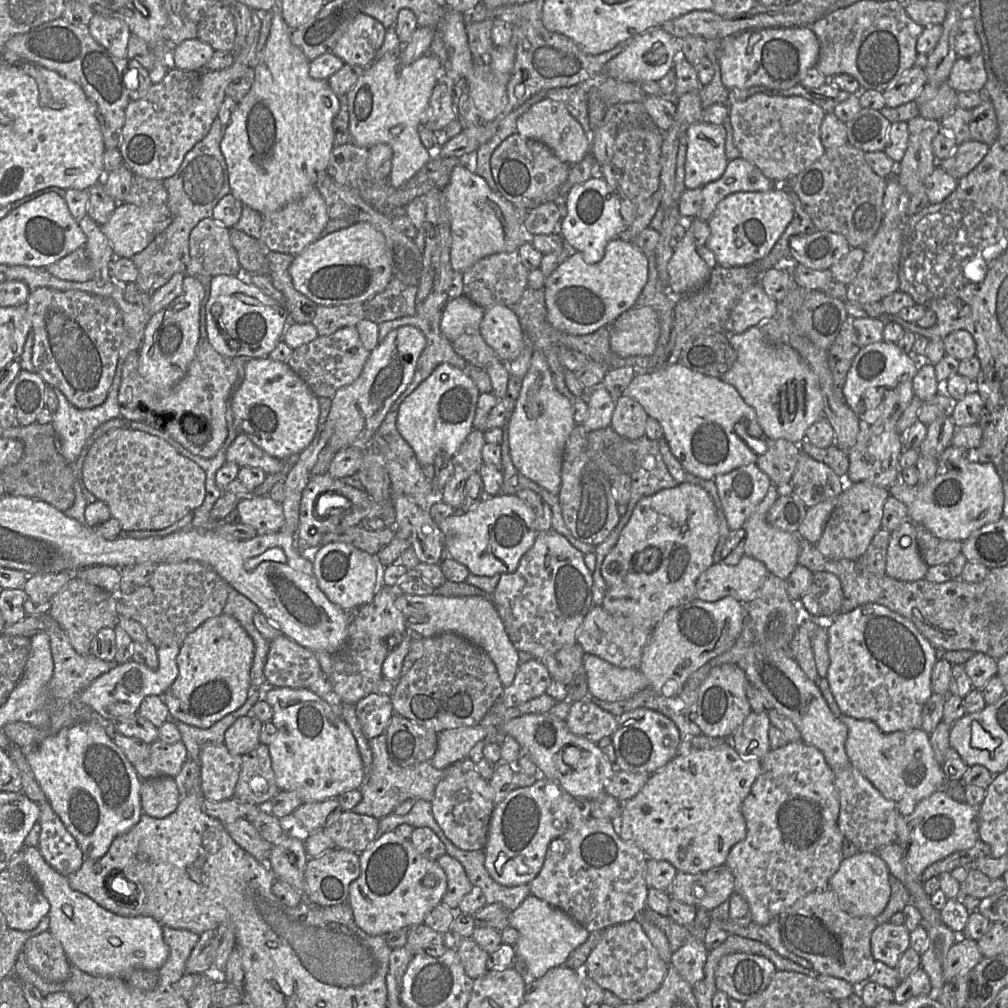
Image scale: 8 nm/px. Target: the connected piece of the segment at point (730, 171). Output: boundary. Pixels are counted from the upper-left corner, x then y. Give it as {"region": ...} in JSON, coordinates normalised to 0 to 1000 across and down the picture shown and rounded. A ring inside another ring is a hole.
{"region":[[[736,156],[723,159],[718,173],[711,179],[696,186],[697,201],[689,216],[702,220],[711,202],[722,193],[729,190],[759,190],[767,188],[769,181],[761,177],[753,167]]]}

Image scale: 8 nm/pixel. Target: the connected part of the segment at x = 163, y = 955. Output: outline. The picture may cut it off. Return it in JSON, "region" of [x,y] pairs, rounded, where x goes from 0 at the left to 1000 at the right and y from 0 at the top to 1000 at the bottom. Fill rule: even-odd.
{"region":[[[24,839],[28,862],[50,896],[49,924],[62,938],[70,955],[92,968],[122,969],[133,961],[158,962],[168,947],[161,918],[152,910],[124,910],[105,903],[69,880],[67,871],[52,861],[38,840]]]}

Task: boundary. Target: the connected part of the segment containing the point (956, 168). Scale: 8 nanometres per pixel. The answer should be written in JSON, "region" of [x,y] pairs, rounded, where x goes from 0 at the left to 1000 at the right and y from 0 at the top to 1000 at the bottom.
{"region":[[[961,139],[951,143],[944,154],[931,161],[930,165],[950,180],[974,160],[980,149],[977,142]]]}

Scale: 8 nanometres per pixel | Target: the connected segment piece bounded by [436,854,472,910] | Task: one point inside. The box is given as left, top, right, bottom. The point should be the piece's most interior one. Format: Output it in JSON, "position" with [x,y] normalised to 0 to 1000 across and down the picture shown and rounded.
{"position":[454,878]}

